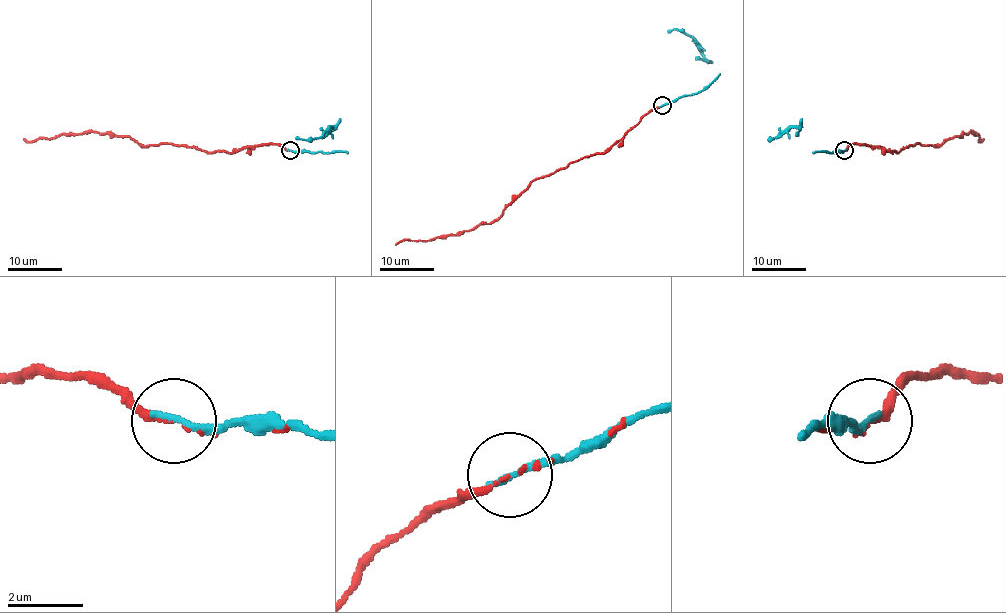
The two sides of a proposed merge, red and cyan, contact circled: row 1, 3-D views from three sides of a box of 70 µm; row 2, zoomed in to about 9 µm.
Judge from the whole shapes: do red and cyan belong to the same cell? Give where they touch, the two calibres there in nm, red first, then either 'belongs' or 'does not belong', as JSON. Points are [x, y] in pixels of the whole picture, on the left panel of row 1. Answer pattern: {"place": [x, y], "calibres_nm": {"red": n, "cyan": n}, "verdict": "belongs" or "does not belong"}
{"place": [290, 150], "calibres_nm": {"red": 100, "cyan": 200}, "verdict": "belongs"}

